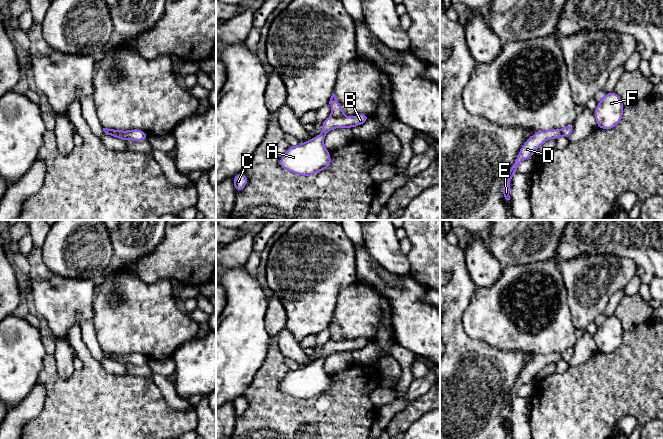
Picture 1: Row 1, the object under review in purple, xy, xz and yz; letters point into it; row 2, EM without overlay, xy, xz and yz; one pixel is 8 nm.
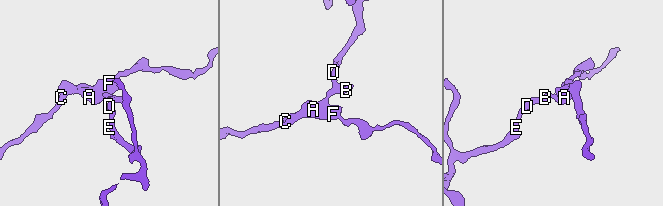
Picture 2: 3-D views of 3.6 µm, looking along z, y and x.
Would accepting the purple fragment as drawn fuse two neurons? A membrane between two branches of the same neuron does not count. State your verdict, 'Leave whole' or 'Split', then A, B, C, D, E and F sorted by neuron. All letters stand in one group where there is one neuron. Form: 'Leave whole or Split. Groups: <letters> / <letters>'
Split. Groups: A B C F / D E

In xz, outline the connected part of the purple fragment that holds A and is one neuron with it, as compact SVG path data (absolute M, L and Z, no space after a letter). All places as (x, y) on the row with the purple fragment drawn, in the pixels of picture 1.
M365 113L352 117L329 116L322 124L322 132L297 146L289 146L279 161L279 166L295 175L311 177L331 166L330 152L324 146L325 135L335 128L353 128L369 120Z

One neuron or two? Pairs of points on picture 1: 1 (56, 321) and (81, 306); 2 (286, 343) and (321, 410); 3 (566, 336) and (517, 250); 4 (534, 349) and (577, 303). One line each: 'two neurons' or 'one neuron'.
1: one neuron
2: two neurons
3: two neurons
4: two neurons

